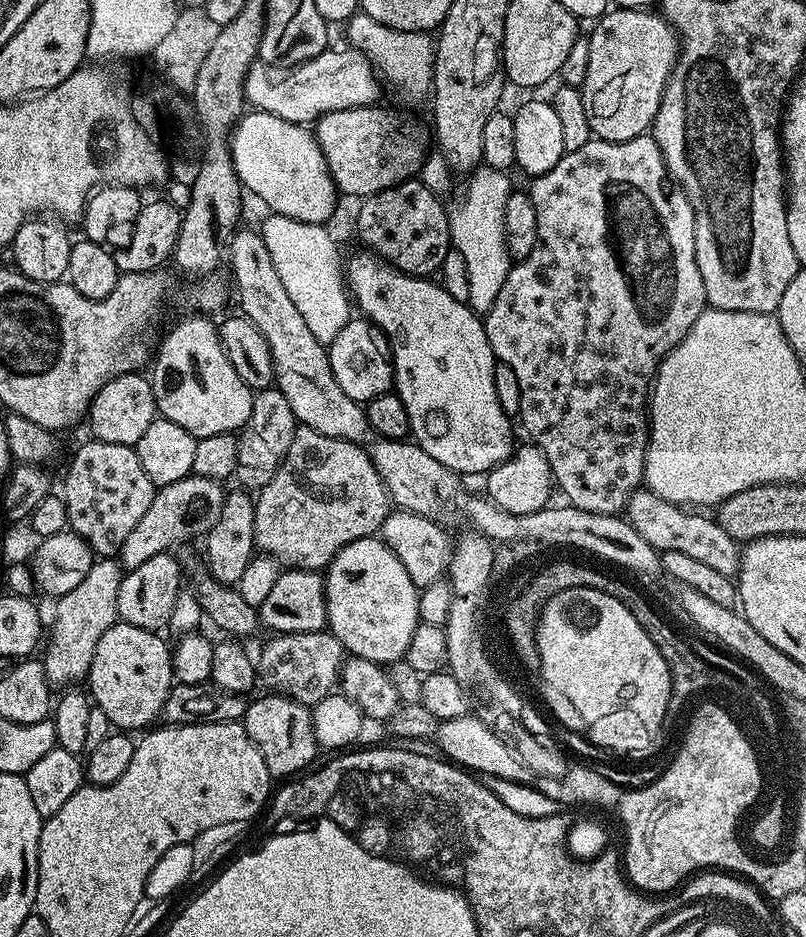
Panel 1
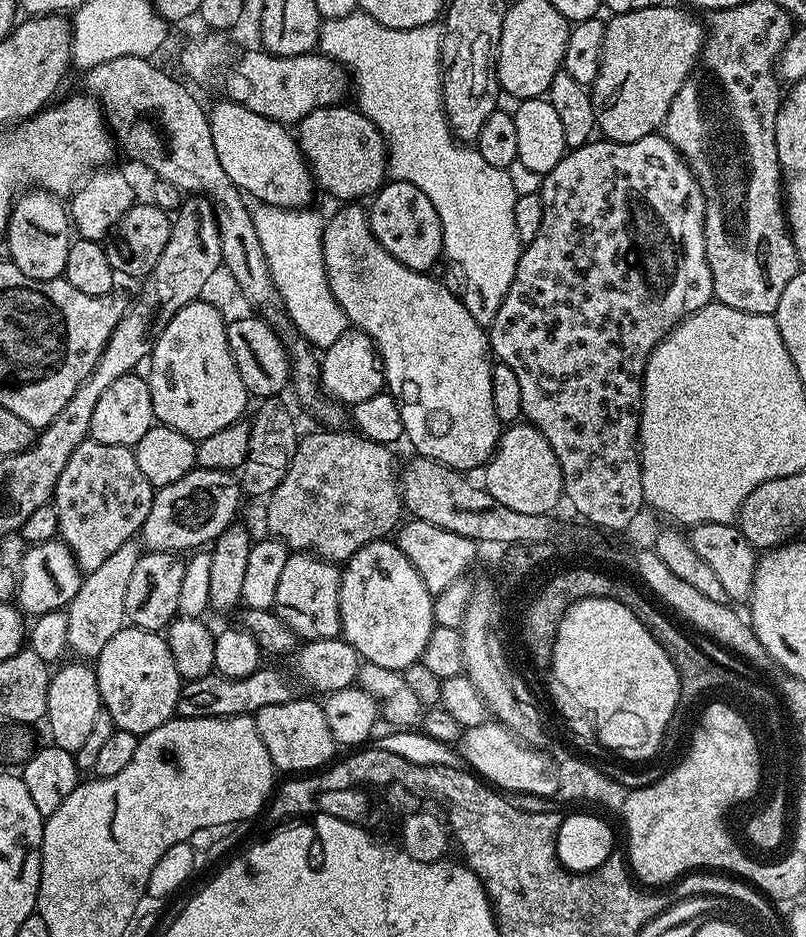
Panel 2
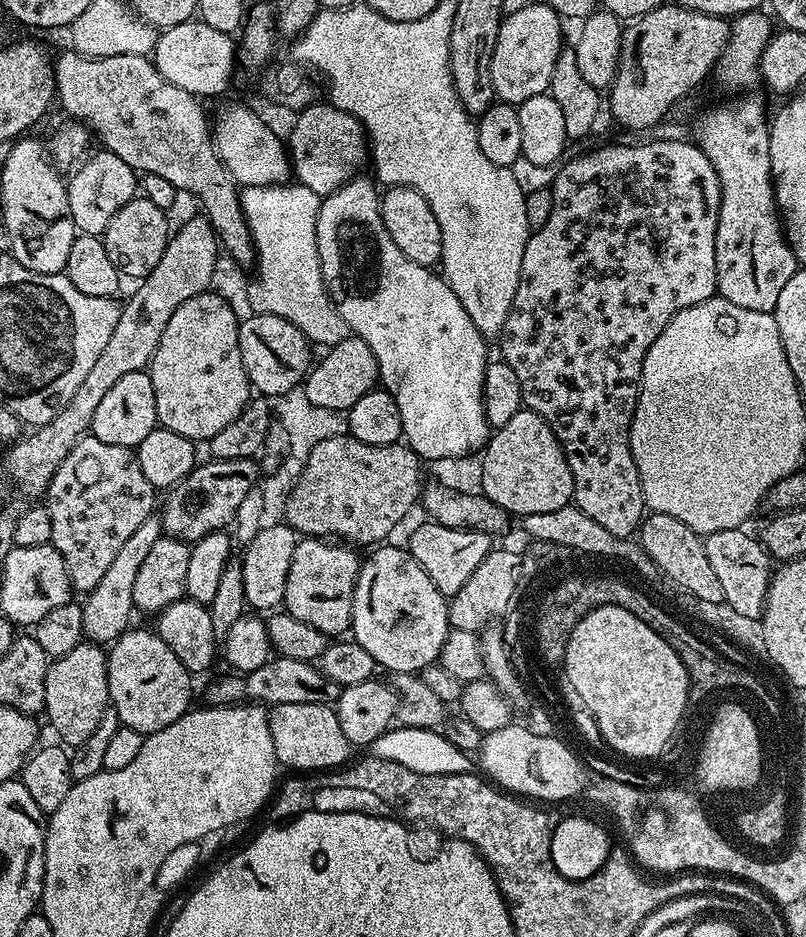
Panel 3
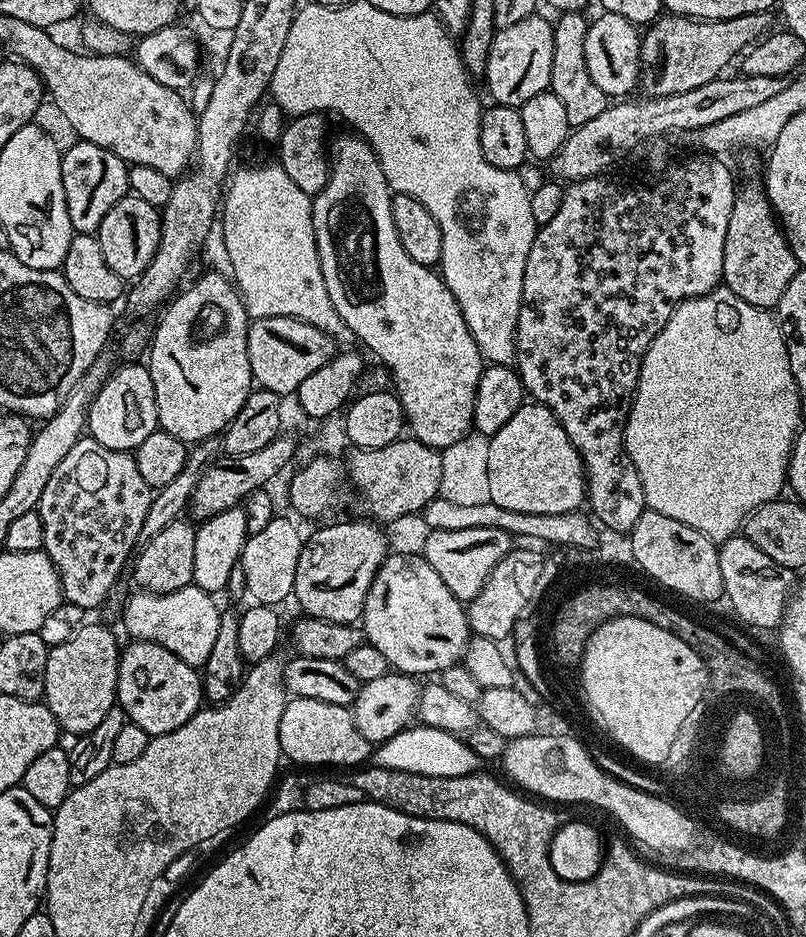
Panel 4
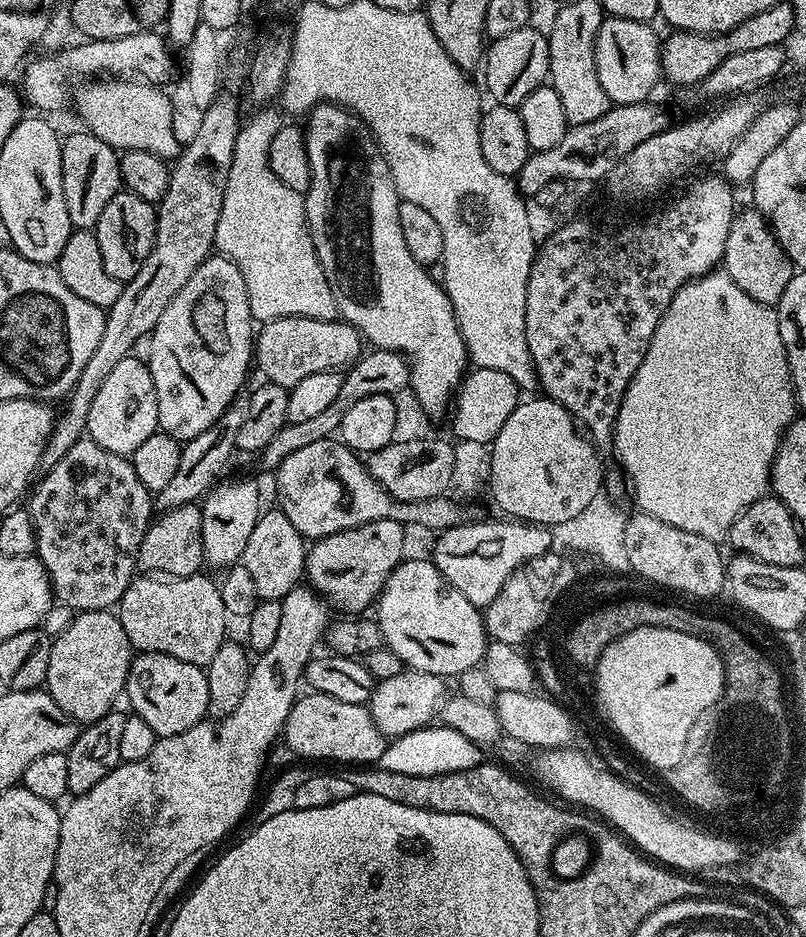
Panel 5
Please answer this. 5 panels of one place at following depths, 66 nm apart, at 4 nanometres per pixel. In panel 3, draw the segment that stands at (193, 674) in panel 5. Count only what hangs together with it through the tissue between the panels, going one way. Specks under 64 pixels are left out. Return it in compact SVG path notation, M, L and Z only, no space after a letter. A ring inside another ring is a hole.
M135 628L123 632L107 649L108 698L123 727L147 734L170 726L189 711L194 676L155 631Z

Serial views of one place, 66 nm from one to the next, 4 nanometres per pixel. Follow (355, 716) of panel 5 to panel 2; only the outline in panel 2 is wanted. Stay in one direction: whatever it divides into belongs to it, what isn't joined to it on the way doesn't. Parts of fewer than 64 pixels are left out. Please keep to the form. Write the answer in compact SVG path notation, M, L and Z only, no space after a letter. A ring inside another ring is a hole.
M297 698L278 702L276 706L262 706L262 710L254 713L254 719L262 746L266 746L266 754L270 754L272 759L273 769L280 771L281 768L288 772L284 774L308 774L323 769L337 755L338 745L334 734L330 734L330 725L326 722L324 706L319 699Z

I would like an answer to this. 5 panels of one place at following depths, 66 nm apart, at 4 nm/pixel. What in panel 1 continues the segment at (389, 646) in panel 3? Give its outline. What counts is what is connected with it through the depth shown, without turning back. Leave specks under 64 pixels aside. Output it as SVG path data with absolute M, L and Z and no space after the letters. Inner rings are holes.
M367 536L366 538L358 538L354 542L350 542L346 546L342 546L342 550L338 550L334 554L332 561L328 563L324 577L324 597L326 598L326 614L328 615L327 631L338 638L338 642L342 642L345 653L353 656L361 656L363 659L369 659L381 666L387 666L396 660L405 659L408 655L408 647L410 646L410 638L414 638L416 627L420 625L420 594L414 582L410 582L410 574L406 574L406 568L402 566L402 562L398 562L398 558L392 550L384 545L383 540L376 536Z

